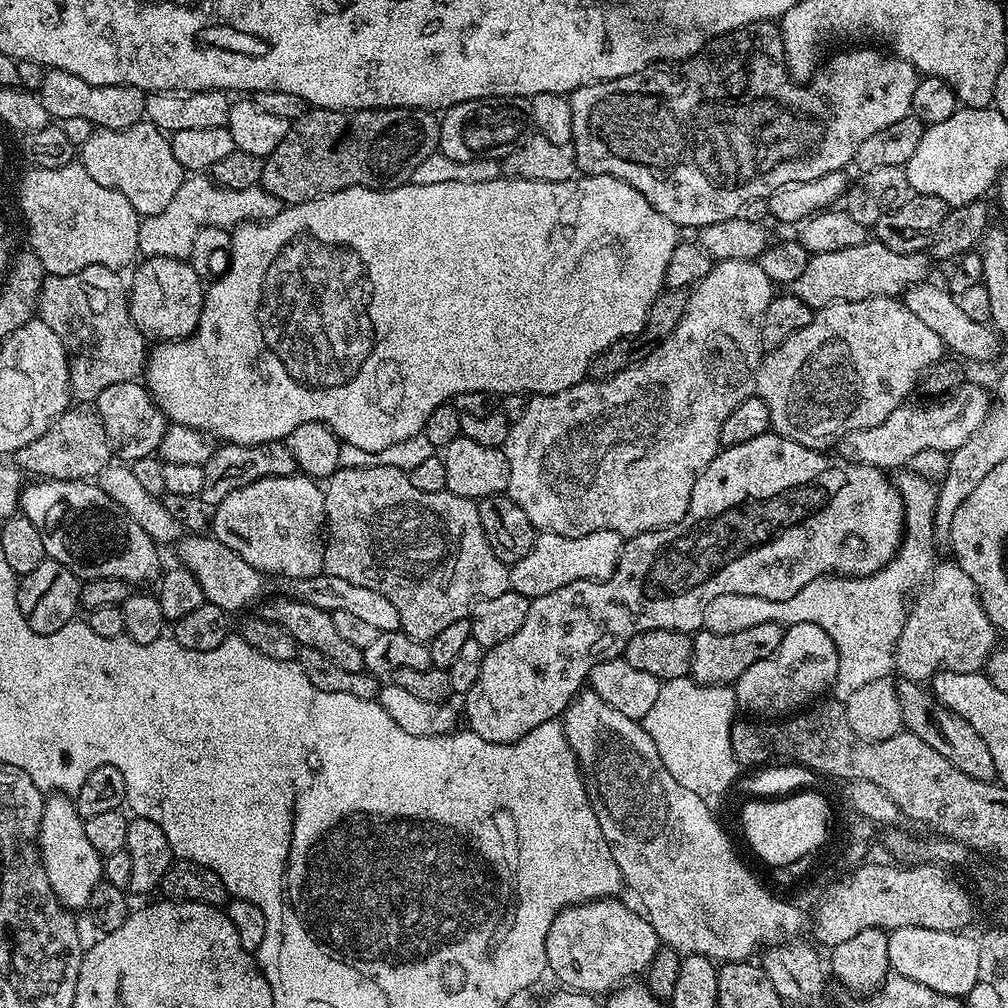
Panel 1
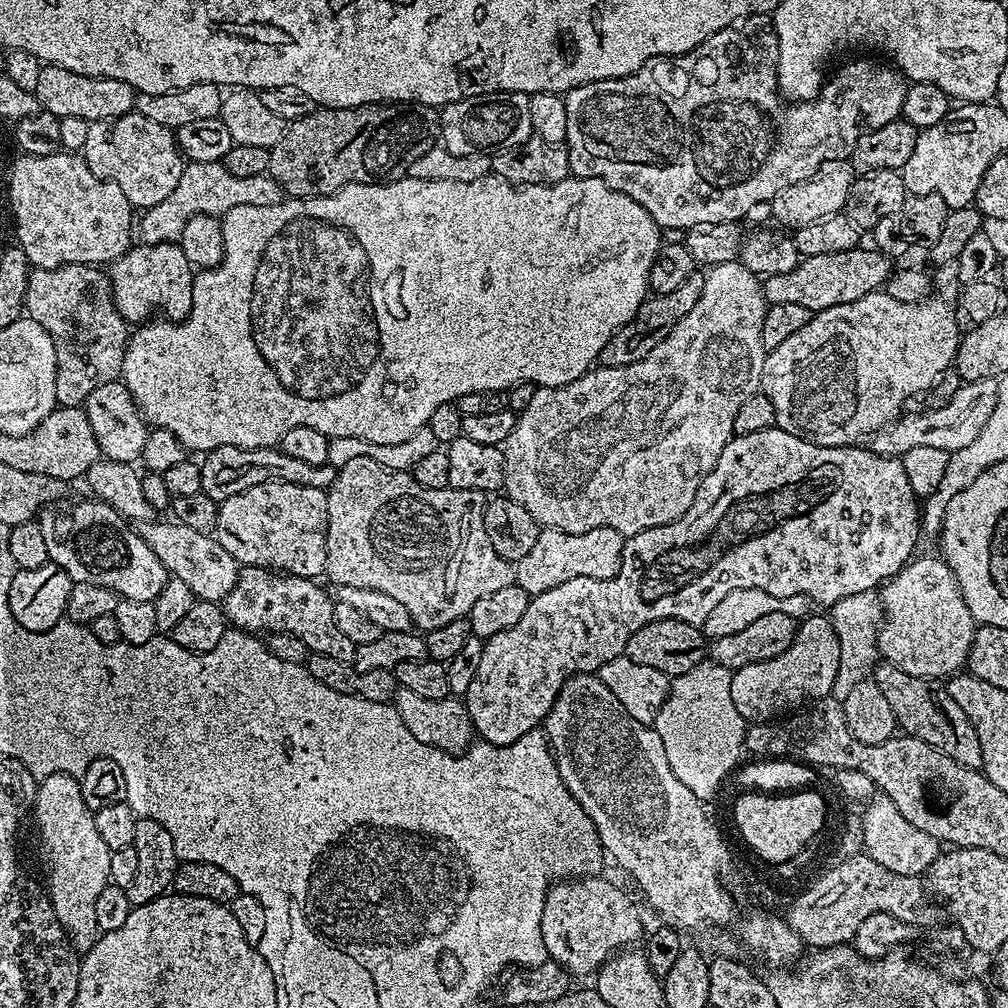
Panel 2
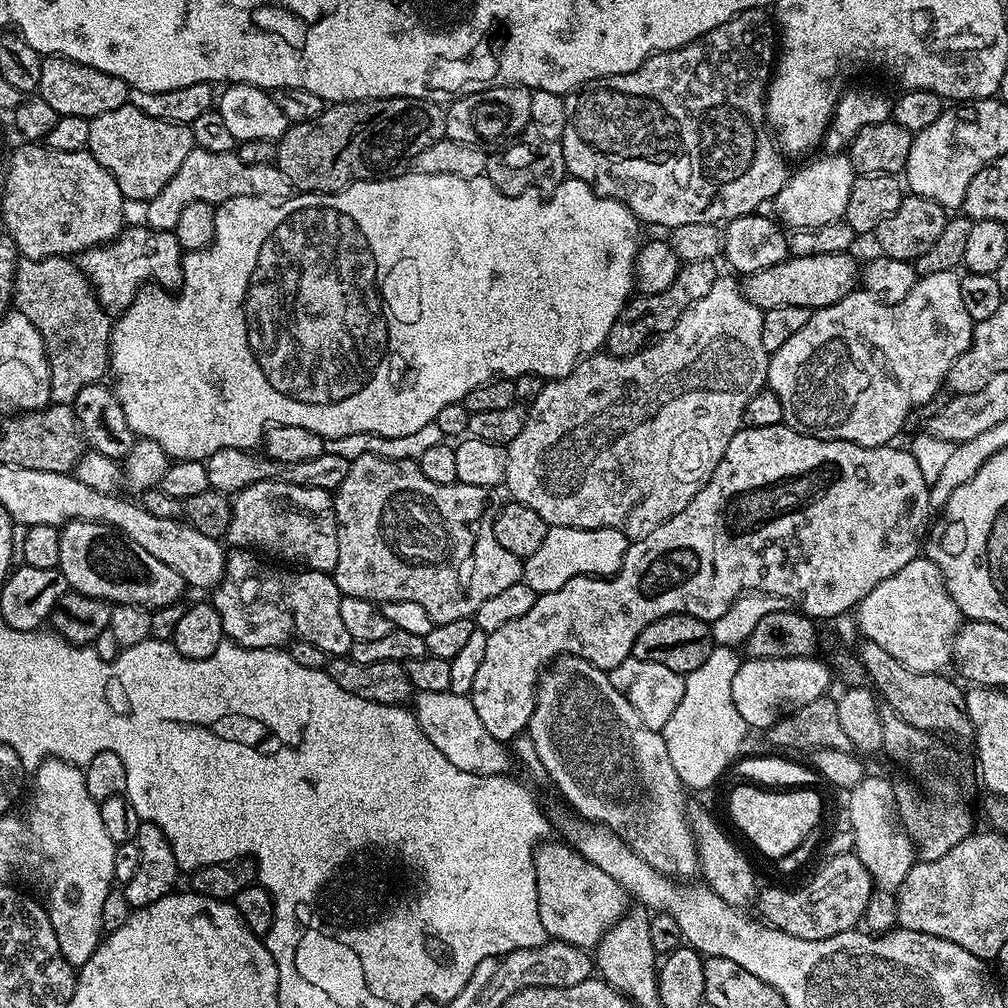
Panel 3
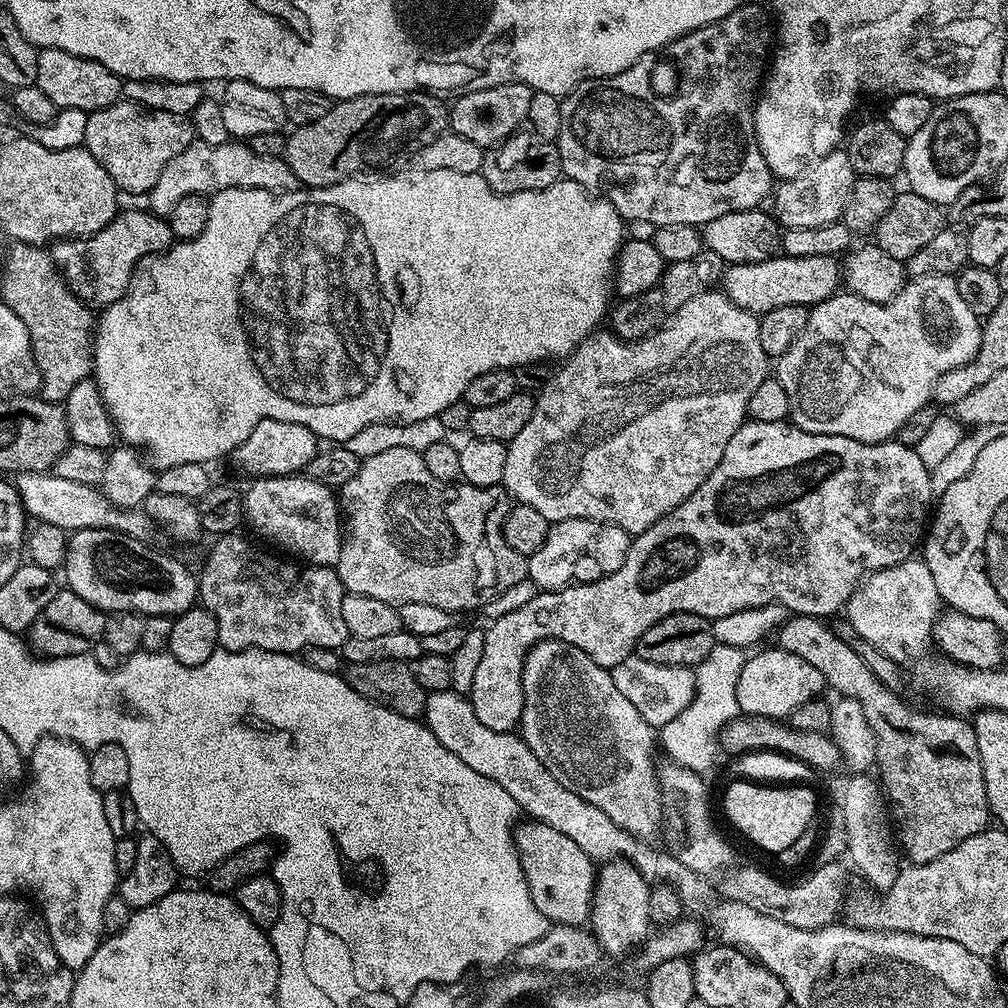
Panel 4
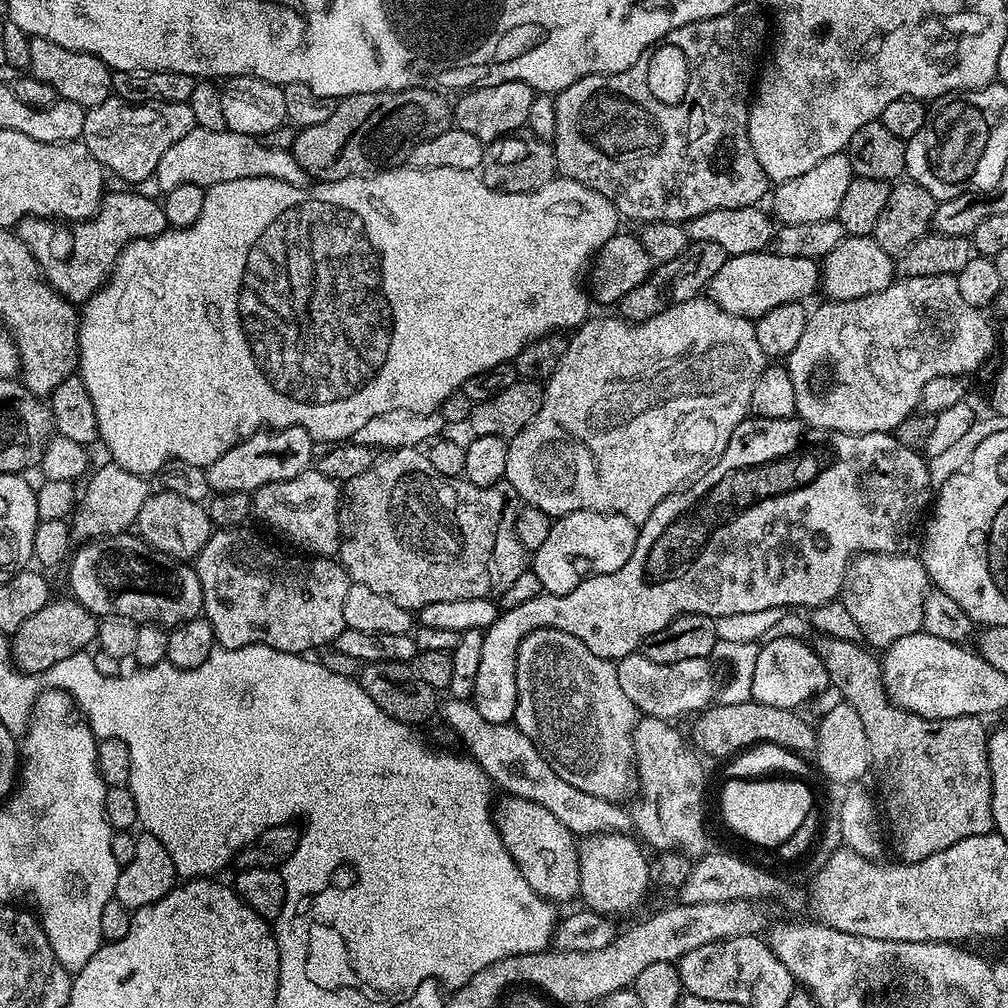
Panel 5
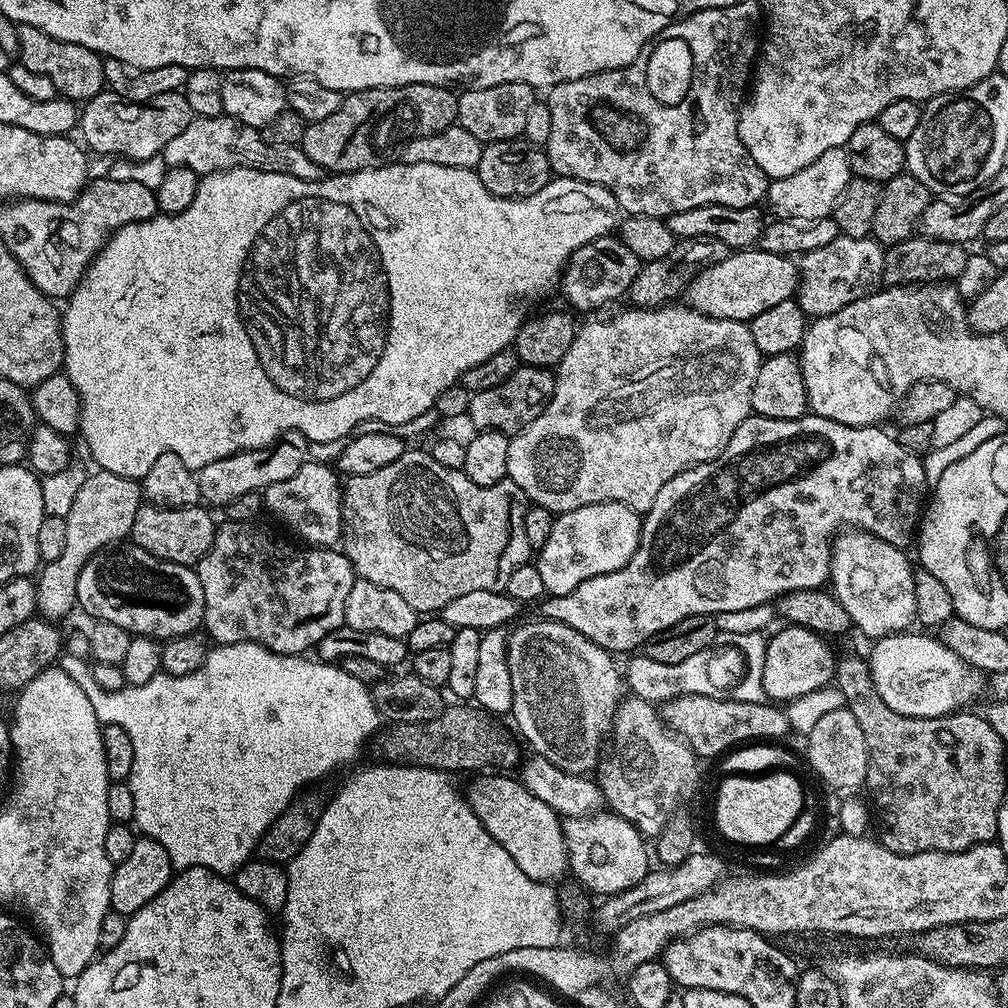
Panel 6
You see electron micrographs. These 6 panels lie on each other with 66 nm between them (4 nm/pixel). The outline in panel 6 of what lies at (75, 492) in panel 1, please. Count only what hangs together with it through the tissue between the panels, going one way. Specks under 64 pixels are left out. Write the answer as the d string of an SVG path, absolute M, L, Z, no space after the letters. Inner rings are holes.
M120 542L95 552L82 566L78 574L77 605L92 615L106 622L114 622L114 626L122 626L122 630L133 636L151 636L157 642L173 640L197 631L204 623L204 595L202 582L198 582L195 567L186 564L175 564L154 558L146 550L131 542Z

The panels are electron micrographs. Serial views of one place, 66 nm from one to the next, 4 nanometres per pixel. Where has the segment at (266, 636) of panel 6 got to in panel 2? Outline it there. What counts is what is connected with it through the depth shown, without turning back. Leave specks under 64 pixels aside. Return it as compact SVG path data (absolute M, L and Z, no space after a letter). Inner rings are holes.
M245 567L241 571L234 590L230 590L228 597L222 601L222 607L224 613L228 615L228 623L233 629L253 634L285 632L300 638L309 653L317 652L323 656L338 658L338 662L343 664L352 664L355 661L357 645L350 643L342 634L342 630L338 630L338 622L334 620L336 604L333 597L315 579L307 576L281 574L266 568Z

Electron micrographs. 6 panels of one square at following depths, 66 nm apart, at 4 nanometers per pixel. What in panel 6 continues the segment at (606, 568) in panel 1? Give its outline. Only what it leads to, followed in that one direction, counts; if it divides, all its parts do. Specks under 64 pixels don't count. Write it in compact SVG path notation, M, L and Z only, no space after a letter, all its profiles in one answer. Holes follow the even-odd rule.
M598 502L559 513L550 538L546 538L534 560L538 574L542 574L545 593L548 596L570 594L570 590L590 578L624 568L640 545L641 523L641 513L618 502Z

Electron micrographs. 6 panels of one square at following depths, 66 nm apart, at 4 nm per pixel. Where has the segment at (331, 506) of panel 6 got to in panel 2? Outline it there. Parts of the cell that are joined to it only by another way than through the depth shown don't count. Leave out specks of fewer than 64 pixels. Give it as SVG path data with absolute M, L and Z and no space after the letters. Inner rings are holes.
M270 482L250 486L242 494L219 501L216 540L236 560L237 564L249 568L266 568L290 576L320 578L325 575L328 554L328 494L325 489L310 486L294 486L290 482Z

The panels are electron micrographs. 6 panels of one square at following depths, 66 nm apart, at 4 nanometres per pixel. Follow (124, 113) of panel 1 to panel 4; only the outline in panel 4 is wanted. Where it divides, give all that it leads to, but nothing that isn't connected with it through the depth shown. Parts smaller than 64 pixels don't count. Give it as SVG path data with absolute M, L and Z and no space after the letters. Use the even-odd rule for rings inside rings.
M42 48L38 51L38 78L36 85L54 102L57 110L69 108L83 112L97 112L117 103L122 96L122 81L118 74L106 70L102 62L66 54L66 50Z

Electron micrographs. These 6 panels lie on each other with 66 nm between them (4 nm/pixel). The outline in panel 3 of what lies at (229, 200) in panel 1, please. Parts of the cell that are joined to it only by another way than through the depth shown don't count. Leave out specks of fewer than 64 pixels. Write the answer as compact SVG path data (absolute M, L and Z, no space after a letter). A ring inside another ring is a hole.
M193 147L190 154L186 154L186 159L182 166L178 166L178 174L162 186L162 194L158 194L152 200L147 201L144 212L147 227L158 232L170 232L178 226L178 217L182 215L182 206L190 202L210 202L211 204L221 204L230 198L239 196L257 196L263 200L279 202L289 200L294 195L294 189L290 178L282 174L275 164L266 166L250 166L242 162L242 158L236 156L235 151L231 152L211 152Z

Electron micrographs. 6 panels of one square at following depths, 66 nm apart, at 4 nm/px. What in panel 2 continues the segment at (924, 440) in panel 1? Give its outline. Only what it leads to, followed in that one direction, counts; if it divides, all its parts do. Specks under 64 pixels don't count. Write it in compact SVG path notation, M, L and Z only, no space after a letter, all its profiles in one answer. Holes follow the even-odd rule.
M995 379L969 380L961 383L958 394L946 406L939 410L919 410L913 416L901 415L892 421L888 427L878 430L870 438L870 448L879 456L903 458L906 450L914 450L914 446L935 446L938 450L946 450L948 453L962 450L969 442L974 442L986 426L990 414L994 414L996 406Z

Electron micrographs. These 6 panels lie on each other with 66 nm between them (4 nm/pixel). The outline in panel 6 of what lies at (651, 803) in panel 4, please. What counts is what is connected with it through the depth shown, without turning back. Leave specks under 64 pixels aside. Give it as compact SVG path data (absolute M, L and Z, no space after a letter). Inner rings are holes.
M537 618L515 628L511 629L507 644L507 666L514 699L510 716L516 719L515 731L524 735L535 755L546 758L546 762L558 766L558 770L566 770L575 776L595 773L602 760L600 747L613 731L616 709L622 699L622 672L612 661L615 660L613 653L562 622ZM576 687L580 687L580 692L572 692Z

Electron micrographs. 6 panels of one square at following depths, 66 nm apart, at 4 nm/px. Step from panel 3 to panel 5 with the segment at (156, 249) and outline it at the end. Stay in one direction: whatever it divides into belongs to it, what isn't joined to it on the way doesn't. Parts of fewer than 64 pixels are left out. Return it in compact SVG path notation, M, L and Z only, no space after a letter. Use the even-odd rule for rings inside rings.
M128 190L132 192L112 192L109 191L105 195L104 199L100 201L100 209L96 212L95 216L92 216L89 220L82 220L76 223L68 222L57 222L51 218L25 218L20 221L18 225L18 235L20 240L24 243L25 246L30 250L30 254L34 254L34 258L38 262L40 267L40 274L44 277L44 280L48 285L55 290L59 296L65 296L66 299L77 306L82 306L86 303L90 297L93 296L102 285L108 282L108 277L112 274L112 267L116 265L116 260L122 254L122 250L129 244L132 240L141 240L142 238L150 238L151 236L157 236L163 232L168 231L169 225L166 222L166 214L164 213L164 205L159 199L152 199L150 197L144 197L139 190Z

